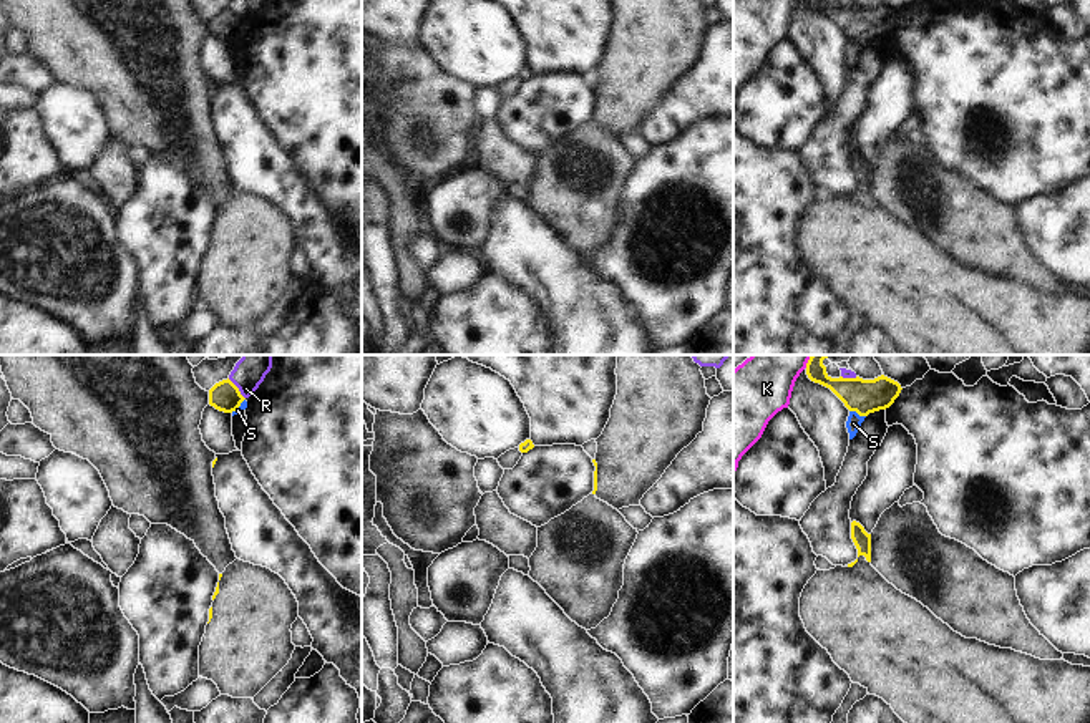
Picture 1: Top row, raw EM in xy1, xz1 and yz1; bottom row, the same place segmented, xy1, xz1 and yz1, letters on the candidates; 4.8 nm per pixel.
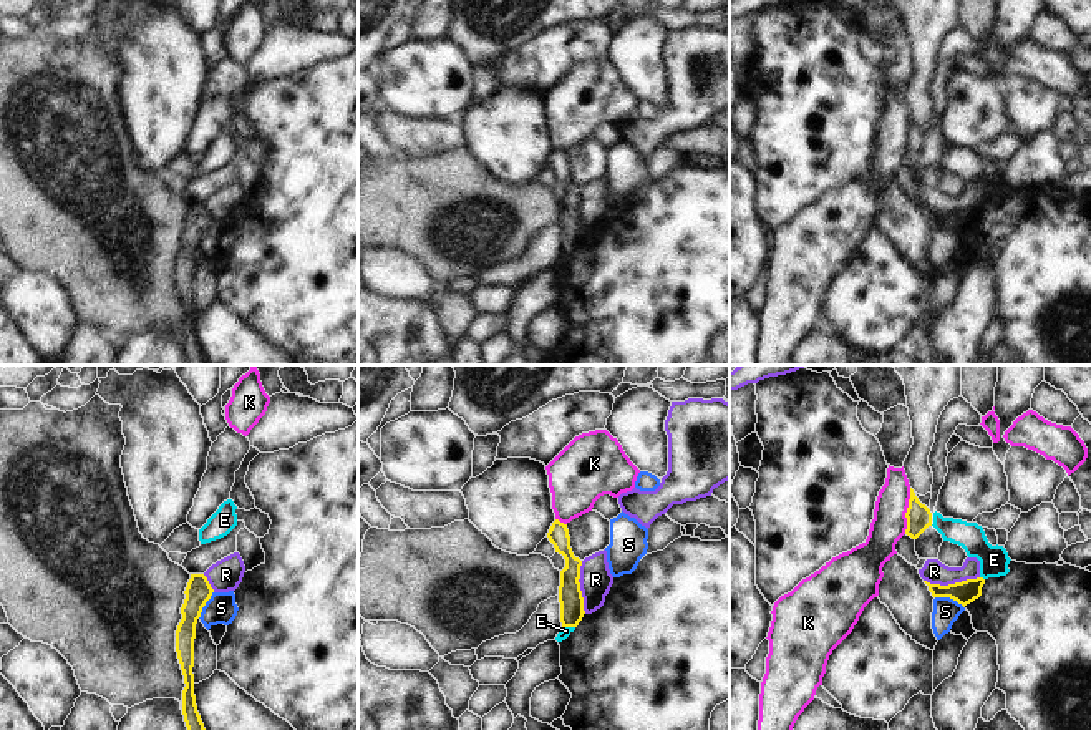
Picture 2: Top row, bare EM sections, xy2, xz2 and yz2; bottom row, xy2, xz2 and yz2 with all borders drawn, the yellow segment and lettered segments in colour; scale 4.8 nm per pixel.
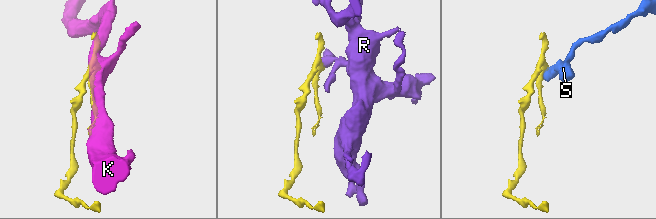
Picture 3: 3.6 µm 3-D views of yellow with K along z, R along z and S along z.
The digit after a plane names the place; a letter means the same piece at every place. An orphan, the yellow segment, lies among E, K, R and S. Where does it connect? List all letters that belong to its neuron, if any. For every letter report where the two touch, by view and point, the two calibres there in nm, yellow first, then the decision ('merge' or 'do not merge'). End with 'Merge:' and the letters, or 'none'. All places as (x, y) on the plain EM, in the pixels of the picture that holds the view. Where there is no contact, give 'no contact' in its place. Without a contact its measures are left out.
E: meets yellow in xz2 at (569, 254); 120 nm thick on the yellow side, 50 nm on the other; do not merge
K: meets yellow in yz2 at (907, 140); 120 nm thick on the yellow side, 170 nm on the other; do not merge
R: meets yellow in yz2 at (950, 213); 110 nm thick on the yellow side, 110 nm on the other; do not merge
S: meets yellow in yz2 at (950, 226); 110 nm thick on the yellow side, 130 nm on the other; do not merge
Merge: none

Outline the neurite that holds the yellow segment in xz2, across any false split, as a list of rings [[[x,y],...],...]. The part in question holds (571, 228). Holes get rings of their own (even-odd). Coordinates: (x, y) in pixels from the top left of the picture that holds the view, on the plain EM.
[[[555,148],[547,166],[554,173],[555,181],[562,182],[565,187],[559,214],[560,251],[562,256],[577,256],[585,242],[579,211],[582,189],[572,181],[567,153]]]

